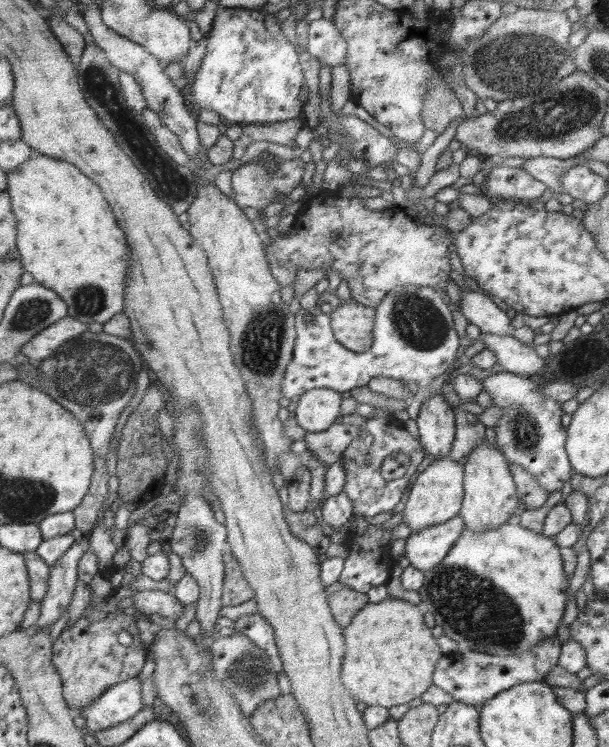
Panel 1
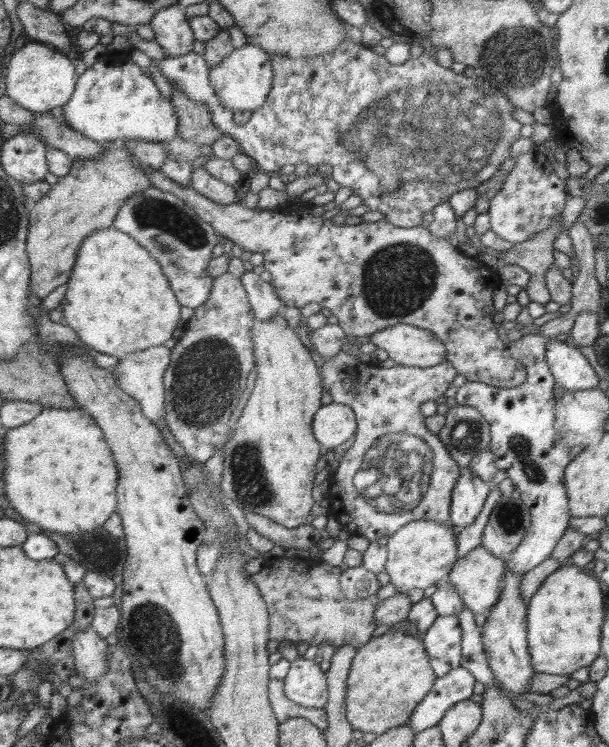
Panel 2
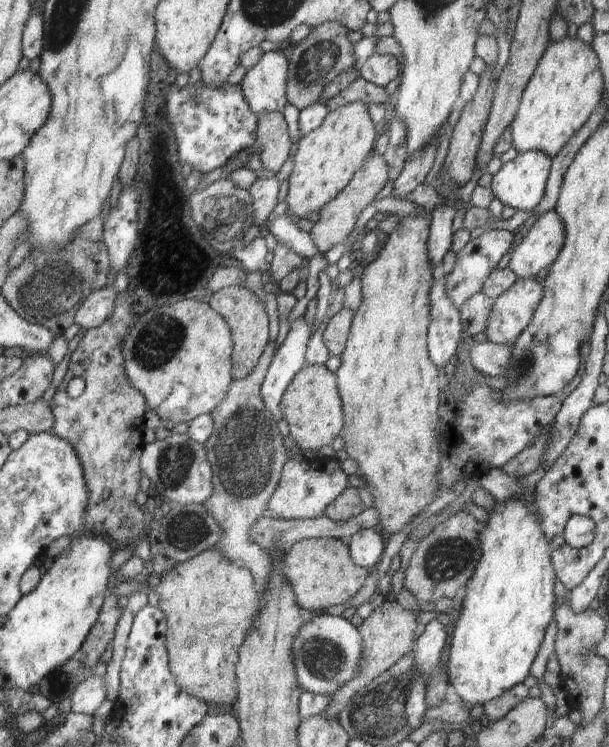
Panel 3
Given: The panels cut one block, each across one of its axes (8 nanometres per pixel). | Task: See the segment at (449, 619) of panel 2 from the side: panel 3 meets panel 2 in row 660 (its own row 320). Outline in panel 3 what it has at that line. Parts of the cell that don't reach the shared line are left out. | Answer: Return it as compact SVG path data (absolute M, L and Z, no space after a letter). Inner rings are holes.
M437 272L429 292L427 349L429 357L438 368L446 366L454 356L463 332L460 311L446 294L445 278L442 272Z

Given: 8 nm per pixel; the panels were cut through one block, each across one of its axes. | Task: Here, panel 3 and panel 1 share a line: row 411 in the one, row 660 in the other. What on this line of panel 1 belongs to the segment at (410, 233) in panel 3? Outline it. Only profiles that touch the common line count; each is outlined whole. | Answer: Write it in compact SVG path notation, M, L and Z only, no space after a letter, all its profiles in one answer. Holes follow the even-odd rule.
M396 598L364 606L343 628L346 654L341 681L353 698L389 709L420 698L433 685L433 672L443 655L424 622L422 607Z

